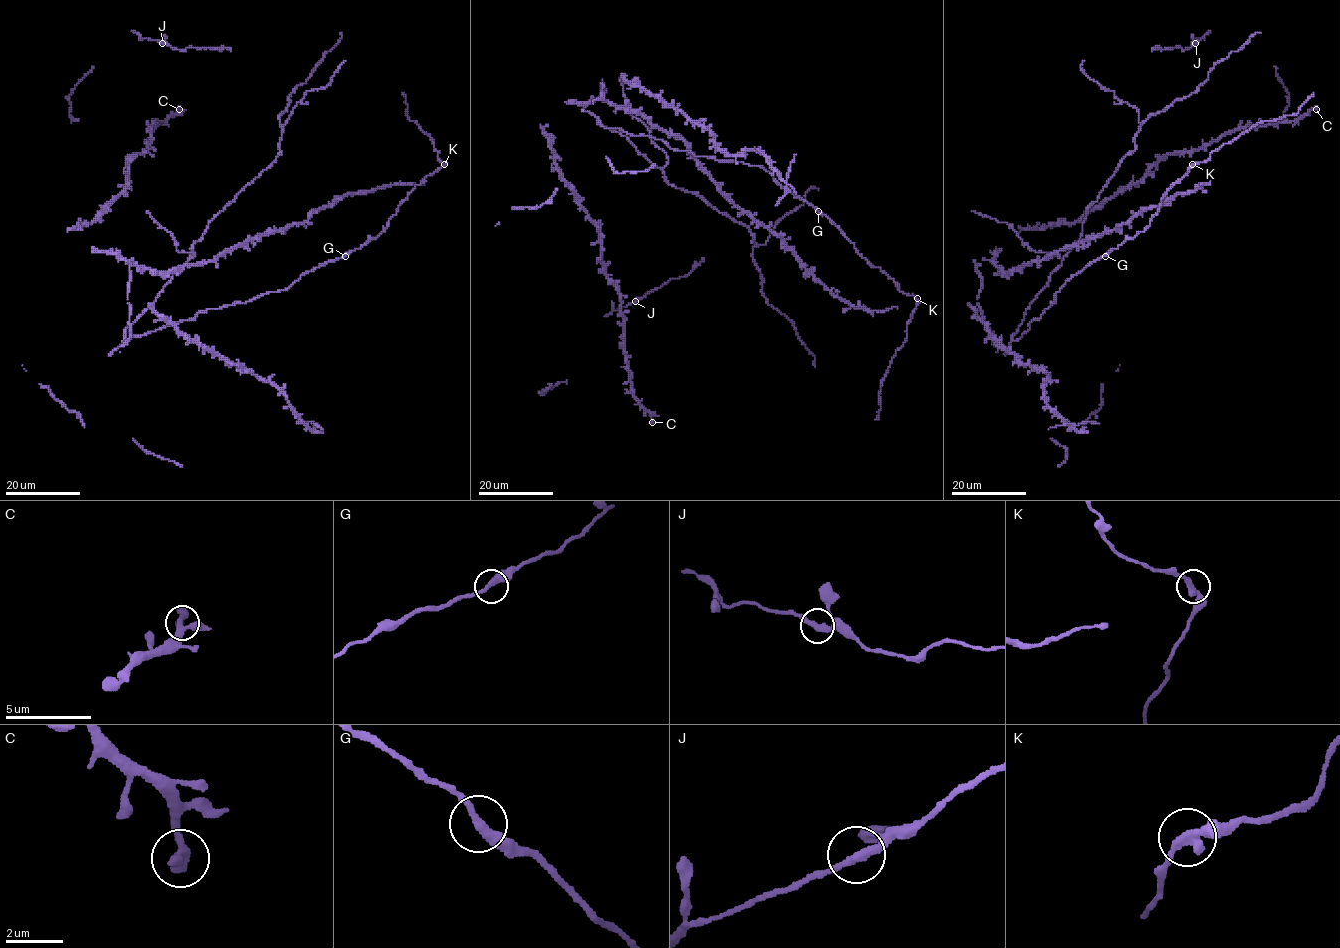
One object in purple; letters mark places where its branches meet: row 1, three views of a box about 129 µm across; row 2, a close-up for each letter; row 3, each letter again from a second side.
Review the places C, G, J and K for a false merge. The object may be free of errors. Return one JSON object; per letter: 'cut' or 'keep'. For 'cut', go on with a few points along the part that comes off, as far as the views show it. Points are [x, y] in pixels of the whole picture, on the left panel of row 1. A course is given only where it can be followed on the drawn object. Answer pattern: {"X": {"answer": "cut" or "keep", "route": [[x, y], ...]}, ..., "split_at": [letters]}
{"C": {"answer": "keep"}, "G": {"answer": "keep"}, "J": {"answer": "keep"}, "K": {"answer": "keep"}, "split_at": []}

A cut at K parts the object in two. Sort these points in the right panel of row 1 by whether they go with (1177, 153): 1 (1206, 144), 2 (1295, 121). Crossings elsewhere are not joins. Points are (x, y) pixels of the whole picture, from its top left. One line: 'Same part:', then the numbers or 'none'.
Same part: 1, 2

